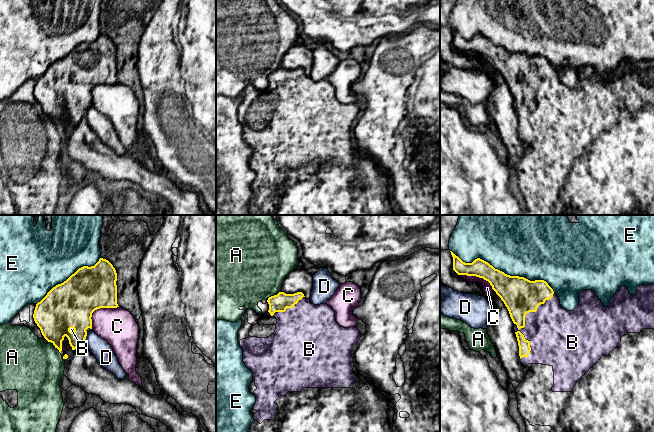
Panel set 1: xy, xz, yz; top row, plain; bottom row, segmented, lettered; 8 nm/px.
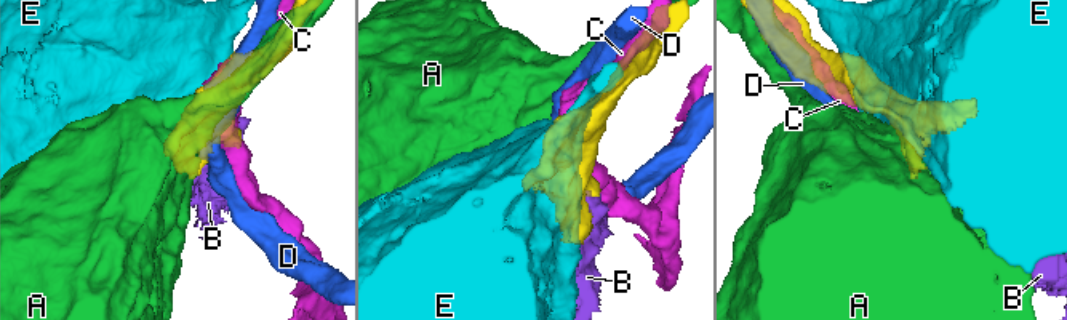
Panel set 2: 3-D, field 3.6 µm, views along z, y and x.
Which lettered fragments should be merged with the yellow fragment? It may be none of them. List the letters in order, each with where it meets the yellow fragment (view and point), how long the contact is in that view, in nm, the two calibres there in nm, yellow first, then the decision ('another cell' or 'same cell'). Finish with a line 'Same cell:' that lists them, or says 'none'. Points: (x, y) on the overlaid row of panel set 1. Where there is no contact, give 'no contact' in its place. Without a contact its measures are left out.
A: xy (55, 347) | 140 nm | 320/440 nm | another cell
B: yz (524, 323) | 600 nm | 280/420 nm | same cell
C: xy (97, 308) | 280 nm | 380/300 nm | another cell
D: xy (85, 337) | 70 nm | 300/160 nm | another cell
E: yz (503, 272) | 900 nm | 280/500 nm | another cell
Same cell: B

